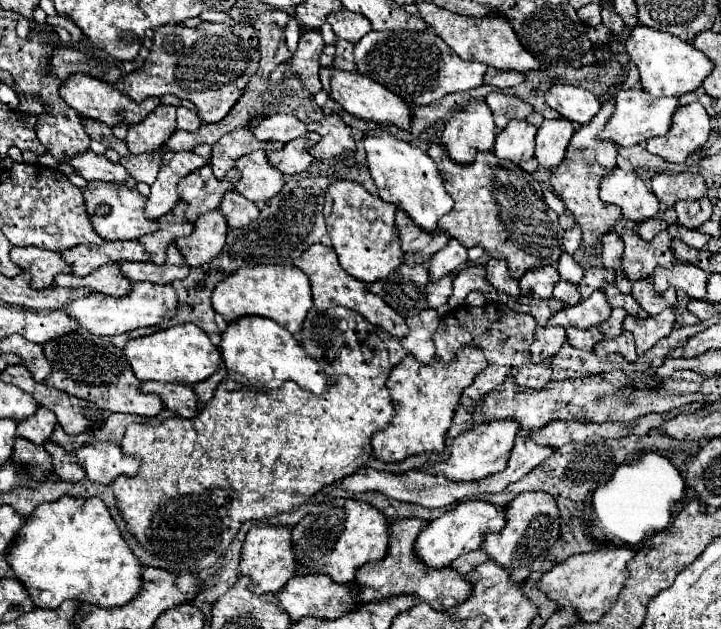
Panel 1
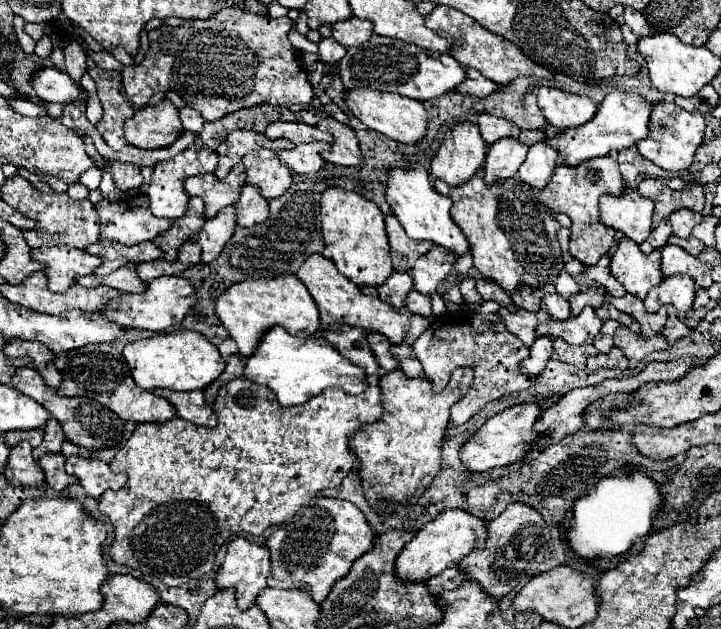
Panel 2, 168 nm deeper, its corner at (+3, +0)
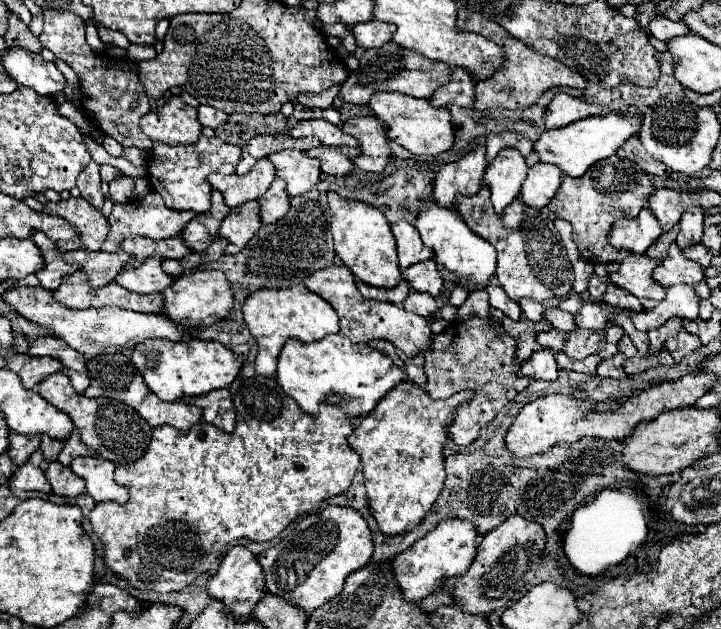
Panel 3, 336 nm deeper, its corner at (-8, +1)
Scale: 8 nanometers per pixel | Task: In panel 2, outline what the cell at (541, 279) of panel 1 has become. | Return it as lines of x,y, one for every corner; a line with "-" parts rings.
522,285
520,291
512,291
510,297
512,301
518,305
518,307
524,307
528,311
538,311
540,309
540,299
554,291
554,285
544,285
544,287
528,287
528,285

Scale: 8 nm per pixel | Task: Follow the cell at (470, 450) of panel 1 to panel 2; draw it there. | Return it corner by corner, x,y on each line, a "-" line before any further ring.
524,403
514,405
510,409
504,409
502,413
490,417
470,439
466,439
460,445
460,459
464,467
472,473
482,473
494,467
510,465
524,457
524,453
534,445
538,435
532,431
534,421
540,417
540,409
536,409
536,403

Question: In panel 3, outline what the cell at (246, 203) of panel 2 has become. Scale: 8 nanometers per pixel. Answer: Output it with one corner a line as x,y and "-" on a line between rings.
275,178
271,188
265,192
265,196
259,198
259,204
261,204
261,220
263,220
263,224
273,224
283,214
287,214
289,196
285,192
285,182
281,178

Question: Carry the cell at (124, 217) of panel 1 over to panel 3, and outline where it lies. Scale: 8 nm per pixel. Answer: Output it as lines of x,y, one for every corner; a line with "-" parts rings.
149,192
147,196
143,198
133,198
125,204
115,204
113,206
113,212
109,216
109,234
107,234
107,240
103,244
103,250
107,252
117,252
121,242
129,236
145,236
145,238
153,238
153,240
163,240
163,238
175,238
183,232
183,228
187,226
187,222
195,218
195,212
191,210
185,210
185,212
177,212
177,210
171,210
163,204
163,198
157,194
157,192

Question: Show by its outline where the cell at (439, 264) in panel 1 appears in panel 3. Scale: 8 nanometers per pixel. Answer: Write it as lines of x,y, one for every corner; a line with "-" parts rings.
435,260
419,262
411,268
405,268
401,272
401,278
417,292
427,292
431,296
439,296
443,288
443,278
435,266

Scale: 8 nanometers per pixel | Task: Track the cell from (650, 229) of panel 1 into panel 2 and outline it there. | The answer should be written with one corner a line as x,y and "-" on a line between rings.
662,221
656,229
652,229
650,237
648,237
644,243
640,243
640,249
642,249
644,253
650,253
652,249
660,249
660,247
664,247
664,243
668,241
670,235
672,235
670,223
668,223
668,221

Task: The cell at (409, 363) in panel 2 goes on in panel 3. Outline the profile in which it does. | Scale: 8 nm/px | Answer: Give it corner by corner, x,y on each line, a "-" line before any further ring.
409,358
405,360
405,374
409,376
411,382
415,382
417,386
425,386
425,374
423,374
423,358

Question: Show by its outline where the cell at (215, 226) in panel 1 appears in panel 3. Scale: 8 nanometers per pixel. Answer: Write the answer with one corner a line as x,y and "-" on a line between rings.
249,200
243,206
235,208
227,220
223,220
219,234
229,240
227,254
237,254
261,228
261,216
259,216
259,202

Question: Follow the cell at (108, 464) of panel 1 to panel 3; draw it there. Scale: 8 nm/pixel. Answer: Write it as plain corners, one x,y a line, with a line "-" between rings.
79,456
71,462
69,466
73,474
85,480
87,494
95,502
117,502
125,504
127,502
127,488
115,484
113,480
113,462
107,462
105,458
91,458
91,456

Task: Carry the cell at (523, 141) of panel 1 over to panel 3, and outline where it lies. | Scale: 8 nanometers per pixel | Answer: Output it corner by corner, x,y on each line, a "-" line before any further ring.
501,150
487,166
483,184
491,192
491,202
497,216
503,216
503,210
519,196
519,188
525,180
525,174
525,158
519,156
519,152
515,150

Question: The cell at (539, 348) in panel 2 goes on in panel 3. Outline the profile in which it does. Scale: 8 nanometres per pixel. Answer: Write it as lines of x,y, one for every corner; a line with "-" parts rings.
543,350
533,352
531,358
519,370
519,376
529,376
535,380
557,380
559,368
555,362
555,354

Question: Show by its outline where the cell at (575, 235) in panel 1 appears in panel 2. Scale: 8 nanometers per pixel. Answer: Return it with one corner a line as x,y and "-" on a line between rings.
568,251
564,253
564,269
568,269
568,273
570,273
572,277
584,273
584,265
582,265
578,259
574,259

